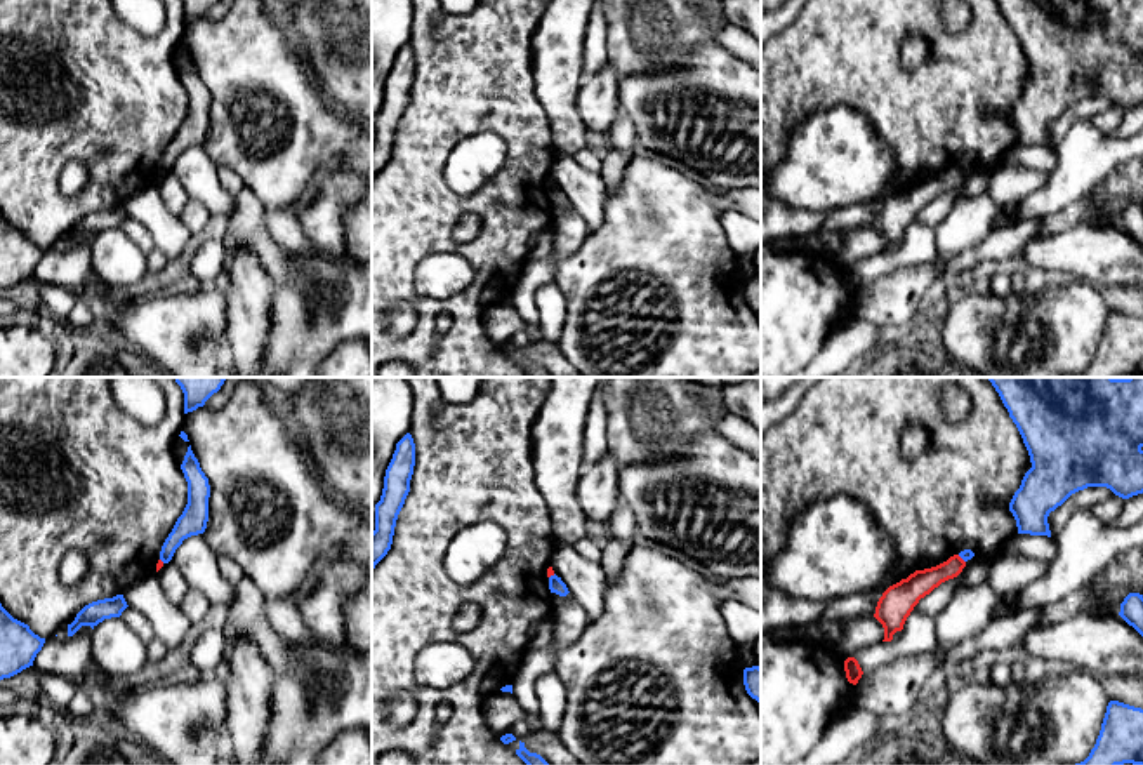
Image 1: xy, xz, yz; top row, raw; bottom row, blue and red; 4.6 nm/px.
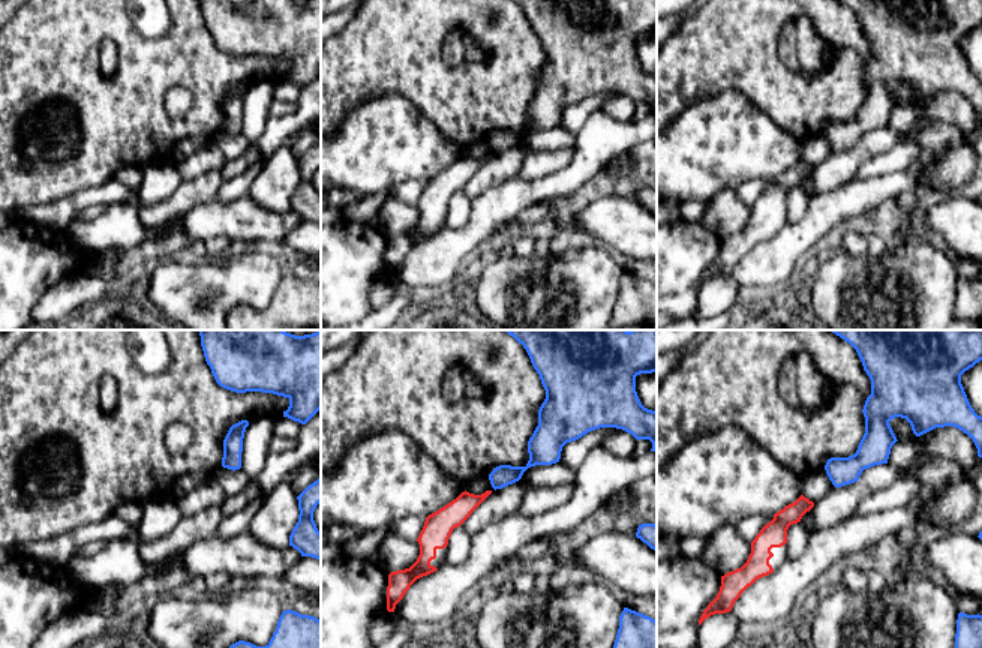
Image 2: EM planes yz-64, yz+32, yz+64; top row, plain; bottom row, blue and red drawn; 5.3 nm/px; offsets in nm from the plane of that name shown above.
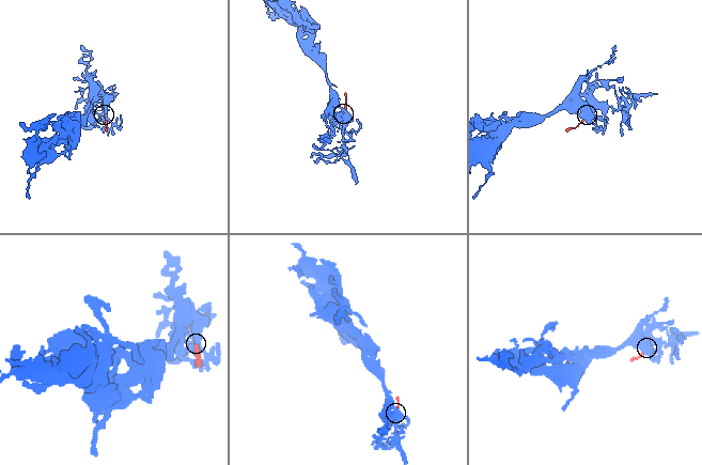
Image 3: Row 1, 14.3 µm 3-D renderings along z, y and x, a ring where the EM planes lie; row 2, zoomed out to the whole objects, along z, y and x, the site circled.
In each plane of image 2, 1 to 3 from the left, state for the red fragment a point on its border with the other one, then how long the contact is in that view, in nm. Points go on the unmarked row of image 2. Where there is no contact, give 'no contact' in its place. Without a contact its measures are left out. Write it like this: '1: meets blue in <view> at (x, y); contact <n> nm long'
1: no contact
2: no contact
3: no contact

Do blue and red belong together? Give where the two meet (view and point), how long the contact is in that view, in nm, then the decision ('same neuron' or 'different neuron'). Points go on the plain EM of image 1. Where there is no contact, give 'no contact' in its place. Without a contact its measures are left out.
meets blue in yz at (961, 167); contact 50 nm long; different neuron

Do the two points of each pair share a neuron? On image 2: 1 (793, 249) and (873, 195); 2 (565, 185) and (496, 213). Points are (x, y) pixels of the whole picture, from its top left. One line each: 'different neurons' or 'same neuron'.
1: same neuron
2: same neuron

